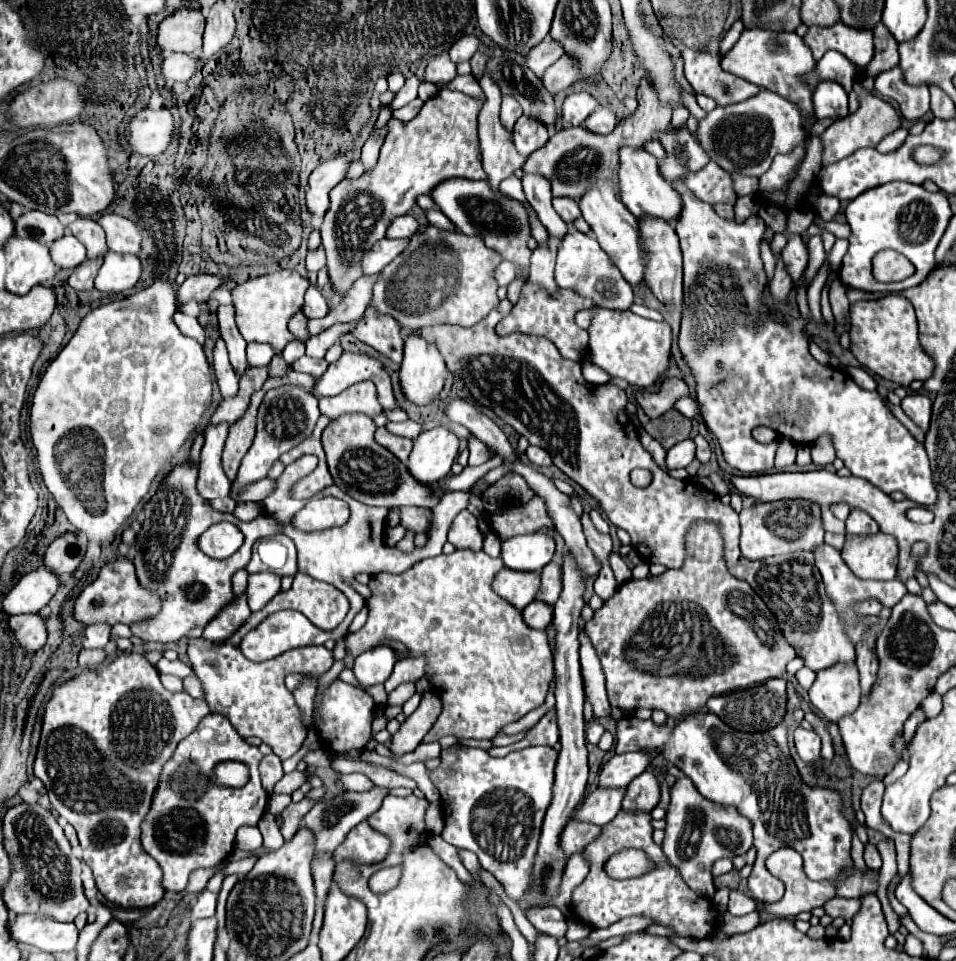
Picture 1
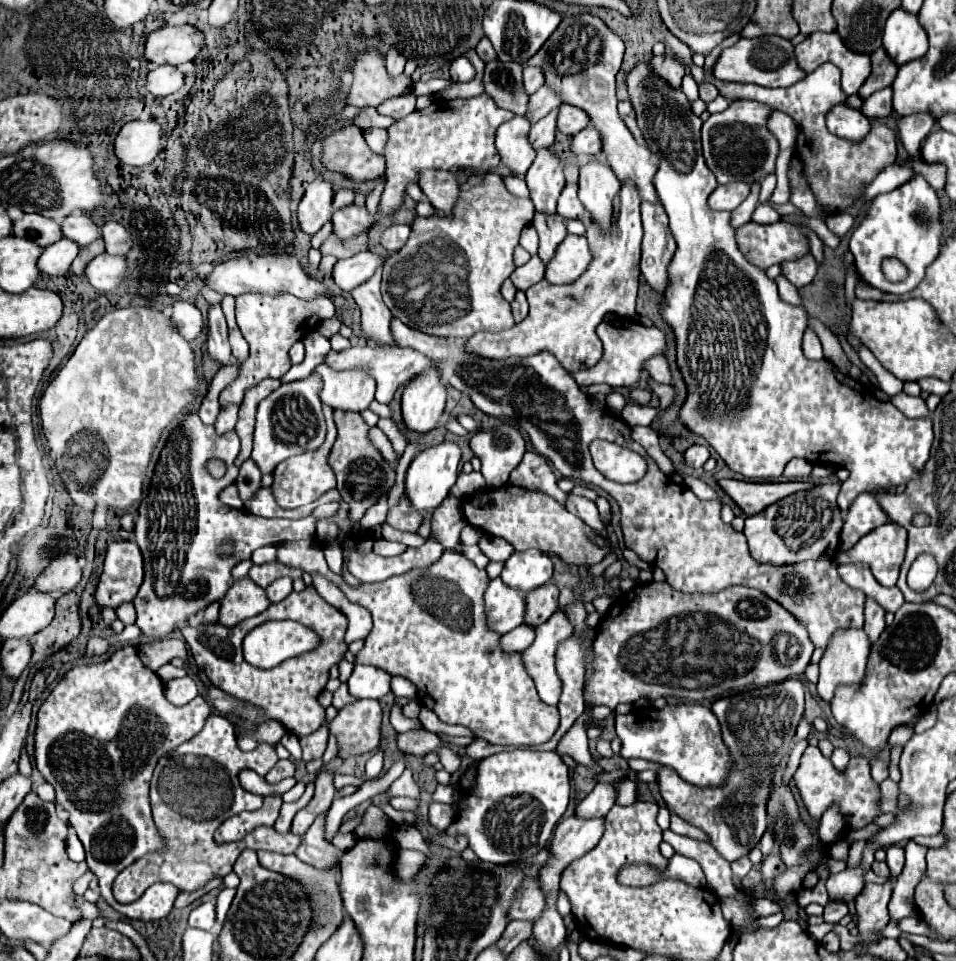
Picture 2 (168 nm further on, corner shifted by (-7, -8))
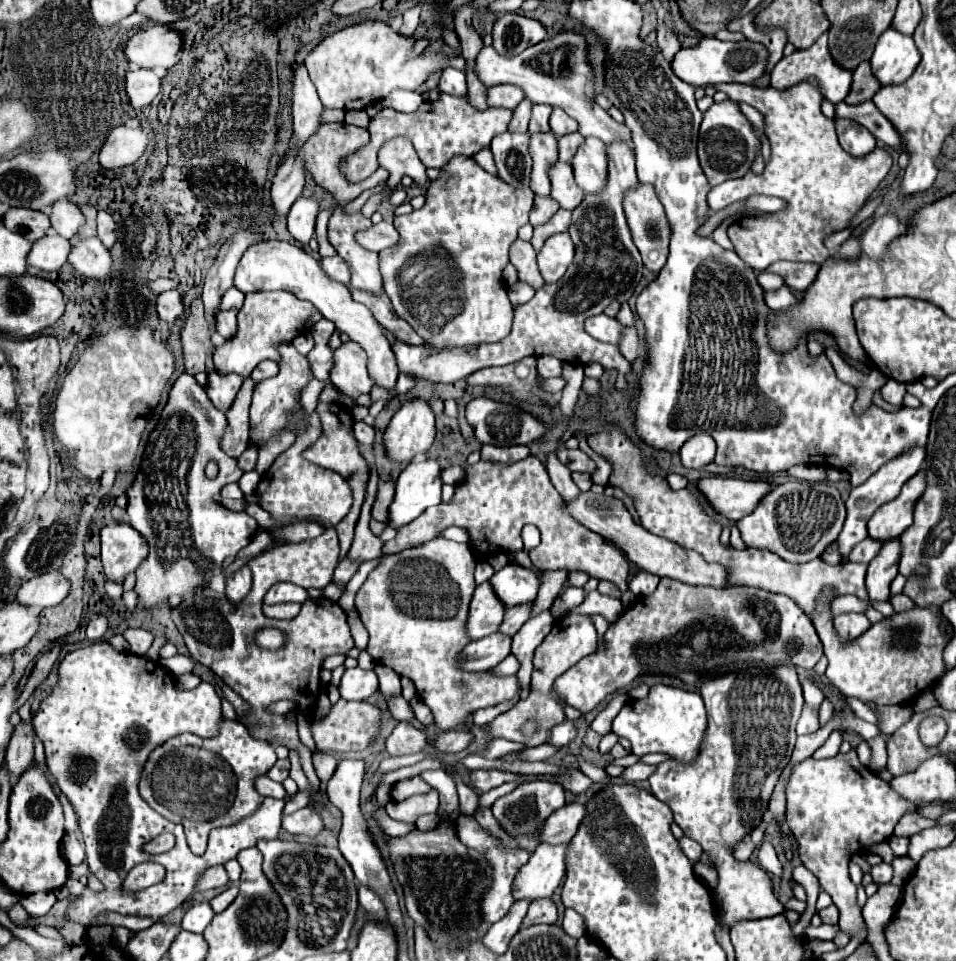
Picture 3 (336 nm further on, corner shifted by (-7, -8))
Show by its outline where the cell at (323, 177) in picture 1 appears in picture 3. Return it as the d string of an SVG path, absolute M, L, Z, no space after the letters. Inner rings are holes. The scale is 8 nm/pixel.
M311 196L311 198L297 198L287 214L287 230L289 234L301 242L301 244L307 244L313 236L315 236L315 218L317 218L317 212L319 212L319 204L317 200Z

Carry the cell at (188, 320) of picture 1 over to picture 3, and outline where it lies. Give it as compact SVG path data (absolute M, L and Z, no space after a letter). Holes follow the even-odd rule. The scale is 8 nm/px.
M167 290L157 294L157 312L159 312L159 318L163 318L169 326L173 326L175 320L183 316L181 294L177 290Z

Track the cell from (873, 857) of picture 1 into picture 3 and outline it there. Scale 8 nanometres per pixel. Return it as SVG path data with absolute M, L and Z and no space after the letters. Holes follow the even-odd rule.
M881 862L881 864L877 864L877 866L871 868L871 876L873 876L875 884L887 884L893 878L893 868L891 868L891 864Z

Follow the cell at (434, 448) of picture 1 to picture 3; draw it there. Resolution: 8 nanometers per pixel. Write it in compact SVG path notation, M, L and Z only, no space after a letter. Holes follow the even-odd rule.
M435 460L411 462L397 478L395 496L389 506L387 524L405 526L421 516L429 506L441 502L441 466Z

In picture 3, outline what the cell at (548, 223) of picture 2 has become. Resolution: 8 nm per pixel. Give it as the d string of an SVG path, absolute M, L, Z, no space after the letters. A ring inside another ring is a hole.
M537 194L537 196L535 196L533 210L531 210L531 216L529 216L531 226L545 224L557 210L559 210L559 204L557 204L551 196L539 196L539 194Z

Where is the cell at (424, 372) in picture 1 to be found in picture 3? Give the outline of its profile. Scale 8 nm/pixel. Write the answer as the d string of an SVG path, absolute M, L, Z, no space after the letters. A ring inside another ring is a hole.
M411 400L391 418L383 432L385 454L393 462L423 456L435 440L435 416L427 400Z

